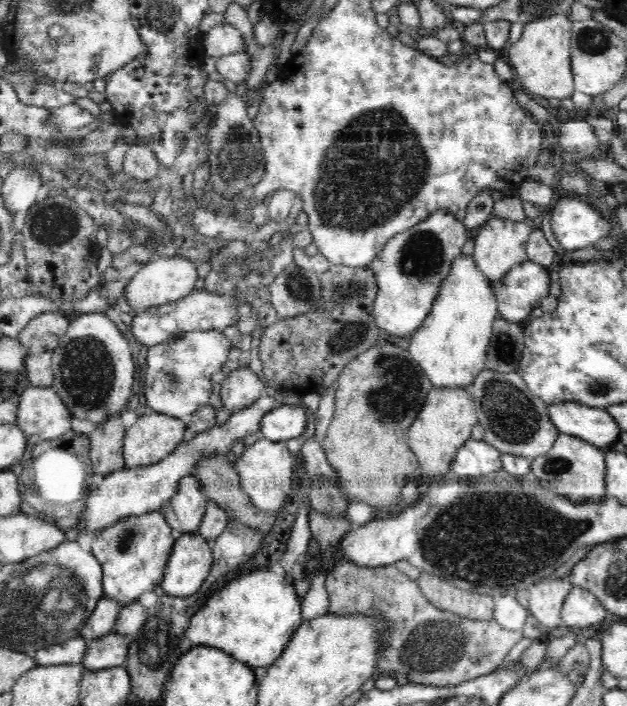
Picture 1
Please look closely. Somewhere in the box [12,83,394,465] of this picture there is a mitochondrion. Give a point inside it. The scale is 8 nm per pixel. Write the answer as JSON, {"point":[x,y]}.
{"point":[86,367]}

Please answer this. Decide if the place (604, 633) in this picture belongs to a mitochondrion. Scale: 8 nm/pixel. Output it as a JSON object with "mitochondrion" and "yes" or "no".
{"mitochondrion":"no"}

